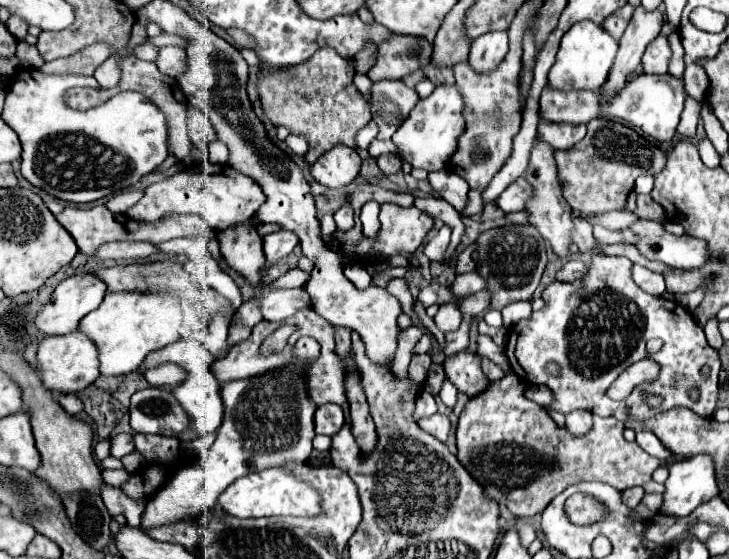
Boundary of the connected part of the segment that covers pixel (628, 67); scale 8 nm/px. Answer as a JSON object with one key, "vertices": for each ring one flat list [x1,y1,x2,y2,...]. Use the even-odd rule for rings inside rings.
{"vertices":[[638,6,634,10,632,20,620,39,608,80,600,88,606,98,610,98,612,94,621,90,628,77,640,66,646,44,650,44,660,34,662,24,664,24,664,18,660,8,648,12,642,6]]}

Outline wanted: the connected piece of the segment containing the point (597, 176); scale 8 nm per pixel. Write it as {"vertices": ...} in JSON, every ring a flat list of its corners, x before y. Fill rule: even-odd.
{"vertices":[[608,118,592,120,584,140,568,150,556,150,554,158,560,184,564,186,564,198,572,210,582,214,624,210,626,198,634,190,634,180,642,174,658,174,666,164,666,152,662,148,652,146,636,130]]}

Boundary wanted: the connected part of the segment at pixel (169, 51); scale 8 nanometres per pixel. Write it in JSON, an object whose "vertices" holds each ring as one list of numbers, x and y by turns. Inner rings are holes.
{"vertices":[[162,46,158,48,158,58,156,58,156,66,158,70,162,70,162,74,176,78,176,74,180,74,180,70,184,70,184,48,180,46]]}

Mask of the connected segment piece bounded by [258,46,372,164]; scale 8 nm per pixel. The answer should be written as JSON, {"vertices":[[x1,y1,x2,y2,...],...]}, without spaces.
{"vertices":[[322,46,316,50,316,54,300,64,300,66,292,66,292,70,284,70,284,74,264,74,262,72,262,80,260,80,260,98,262,98,262,108,264,112,272,118,272,122,276,126,286,126,292,132,298,132,302,136,308,138,308,154,306,160,310,164,314,164,324,152,332,150,338,144,344,144,348,148,356,148,356,134,370,122,370,108,366,104,366,100,362,98,362,94,356,90,356,86,352,84,352,76,354,76,354,64,340,58,336,54,334,48,330,46]]}

